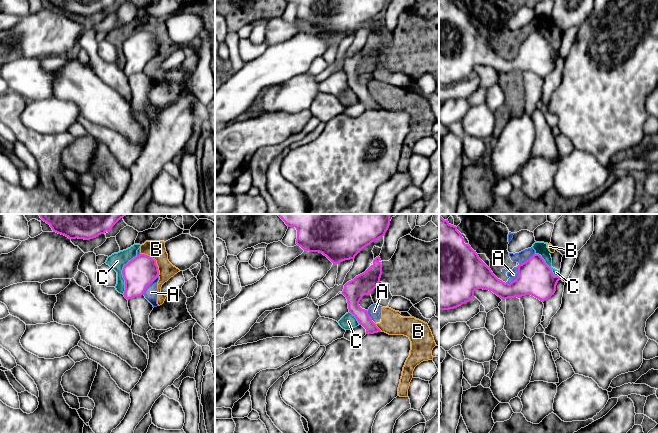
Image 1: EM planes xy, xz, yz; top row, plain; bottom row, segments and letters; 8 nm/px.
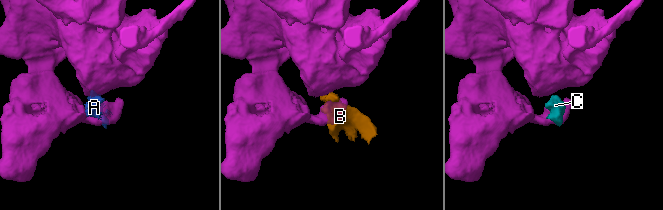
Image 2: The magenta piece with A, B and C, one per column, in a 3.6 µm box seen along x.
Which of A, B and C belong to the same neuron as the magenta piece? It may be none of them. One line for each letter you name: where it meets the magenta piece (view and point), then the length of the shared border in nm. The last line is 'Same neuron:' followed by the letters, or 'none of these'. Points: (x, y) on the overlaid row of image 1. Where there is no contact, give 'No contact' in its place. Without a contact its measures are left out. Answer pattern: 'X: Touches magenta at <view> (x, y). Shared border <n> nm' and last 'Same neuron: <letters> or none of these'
Same neuron: none of these

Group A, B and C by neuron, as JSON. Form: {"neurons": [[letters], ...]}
{"neurons": [["A", "B", "C"]]}

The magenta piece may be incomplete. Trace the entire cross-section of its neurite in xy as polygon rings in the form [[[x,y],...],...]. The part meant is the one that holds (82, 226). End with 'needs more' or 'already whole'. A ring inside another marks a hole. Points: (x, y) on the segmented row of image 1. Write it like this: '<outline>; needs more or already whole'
[[[39,214],[52,230],[69,239],[90,240],[110,232],[128,214]]]; already whole

